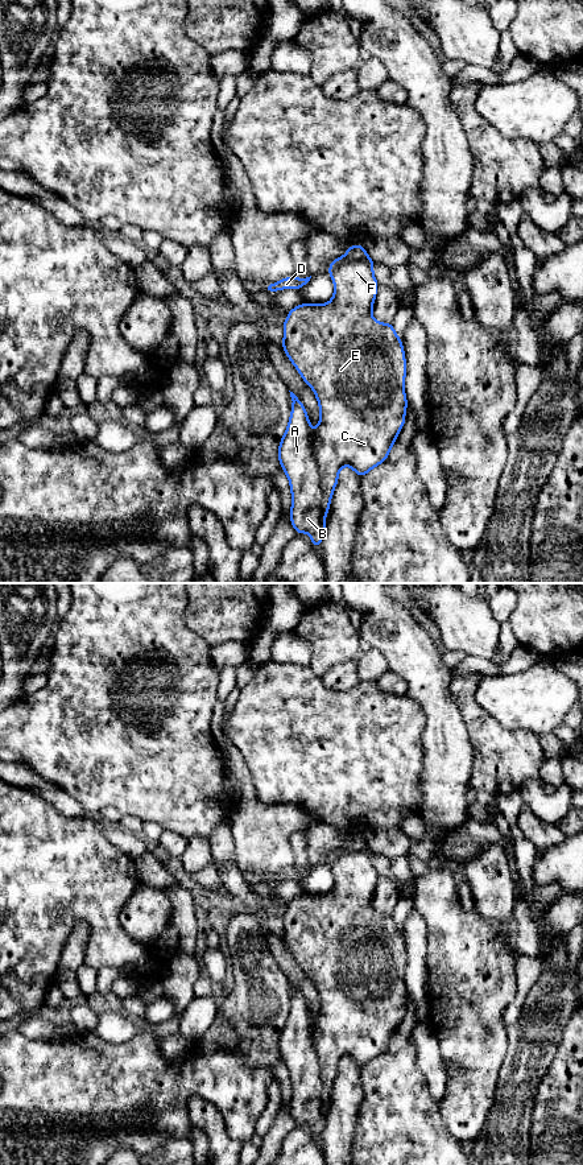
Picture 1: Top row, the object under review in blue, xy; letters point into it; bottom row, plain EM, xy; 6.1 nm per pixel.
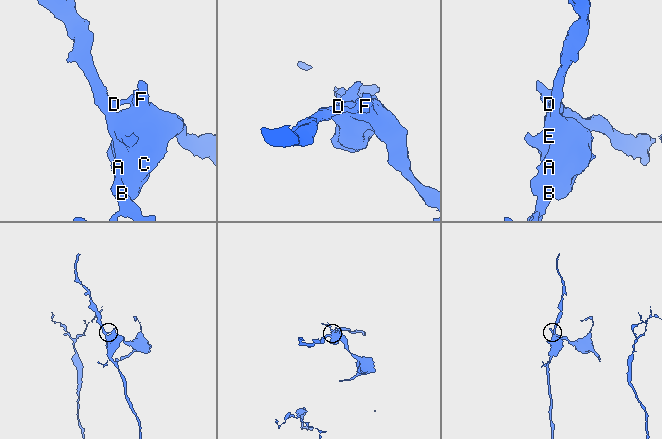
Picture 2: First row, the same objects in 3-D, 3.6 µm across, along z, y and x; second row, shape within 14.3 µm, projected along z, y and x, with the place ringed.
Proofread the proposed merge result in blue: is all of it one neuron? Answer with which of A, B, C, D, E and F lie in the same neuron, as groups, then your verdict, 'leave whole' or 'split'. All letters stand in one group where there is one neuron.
A B D / C E F | split

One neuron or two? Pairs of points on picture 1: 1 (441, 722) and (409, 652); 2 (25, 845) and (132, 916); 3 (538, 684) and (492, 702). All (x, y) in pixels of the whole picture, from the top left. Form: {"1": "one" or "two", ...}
{"1": "one", "2": "two", "3": "one"}

